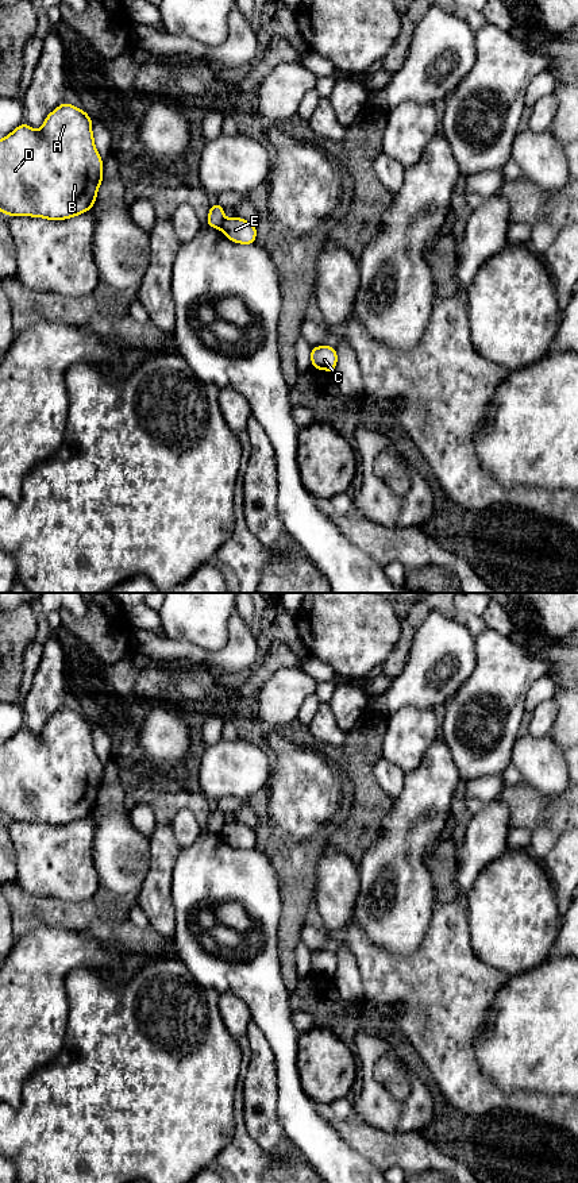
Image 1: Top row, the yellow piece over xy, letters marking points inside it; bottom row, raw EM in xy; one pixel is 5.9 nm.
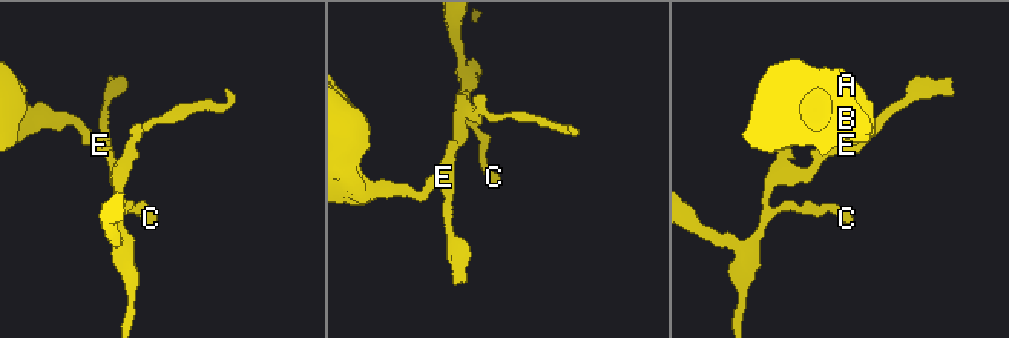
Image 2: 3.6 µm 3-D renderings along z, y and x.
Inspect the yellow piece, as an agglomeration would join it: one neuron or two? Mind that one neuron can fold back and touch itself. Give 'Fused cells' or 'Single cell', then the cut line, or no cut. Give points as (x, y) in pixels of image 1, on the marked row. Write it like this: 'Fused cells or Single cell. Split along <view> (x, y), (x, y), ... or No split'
Fused cells. Split along xy (224, 218), (219, 228)

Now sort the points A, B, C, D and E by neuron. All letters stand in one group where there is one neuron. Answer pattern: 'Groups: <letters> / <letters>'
Groups: A B D / C E

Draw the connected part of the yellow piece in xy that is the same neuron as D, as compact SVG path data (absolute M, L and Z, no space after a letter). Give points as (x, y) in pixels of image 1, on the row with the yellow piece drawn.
M66 101L51 111L41 130L22 123L0 139L0 211L7 216L68 220L93 208L104 180L93 120Z

